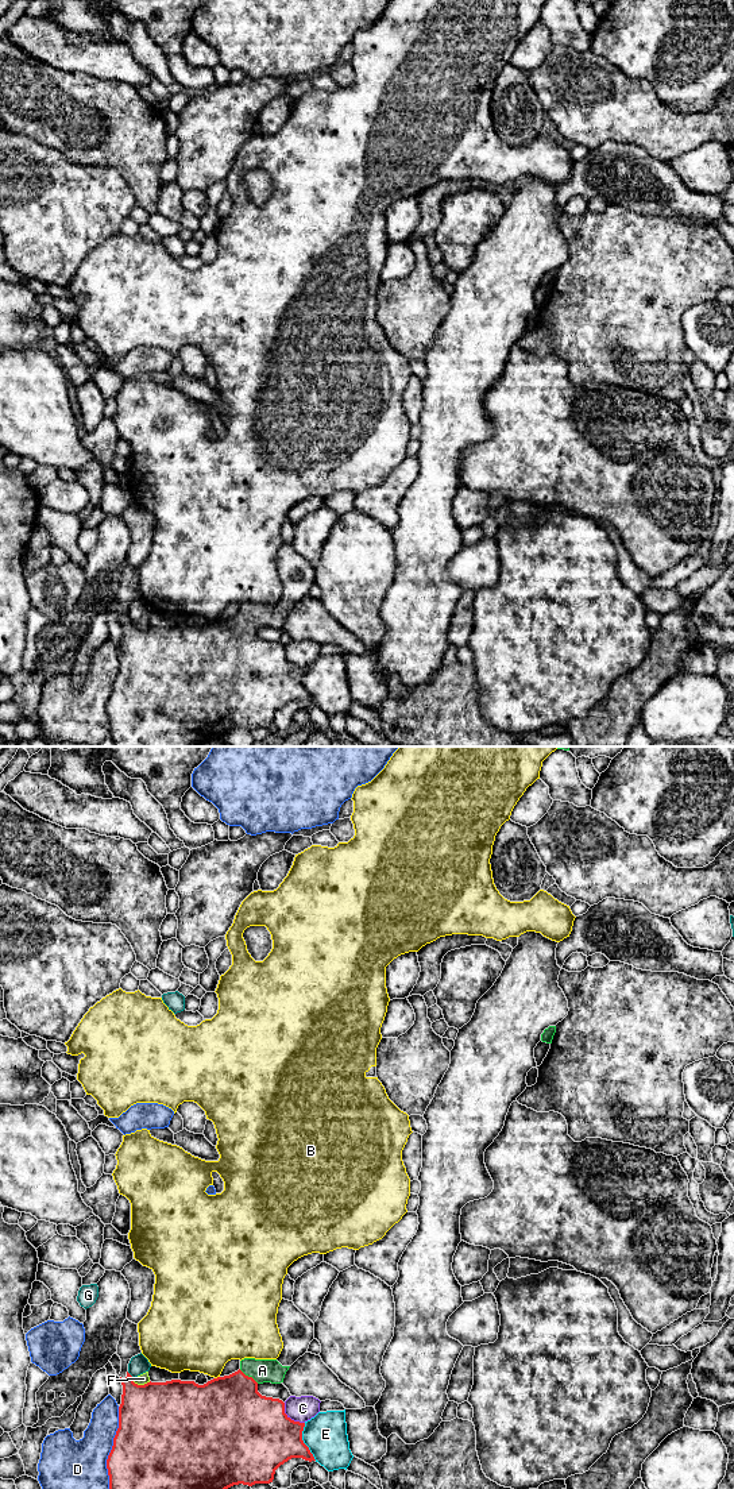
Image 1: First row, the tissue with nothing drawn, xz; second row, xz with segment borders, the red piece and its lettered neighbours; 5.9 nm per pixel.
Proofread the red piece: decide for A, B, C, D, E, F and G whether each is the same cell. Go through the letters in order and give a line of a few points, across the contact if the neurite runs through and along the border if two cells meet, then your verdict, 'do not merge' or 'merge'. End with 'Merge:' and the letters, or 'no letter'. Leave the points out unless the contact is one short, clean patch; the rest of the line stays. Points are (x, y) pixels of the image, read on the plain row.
A: line xz (228, 656), (247, 620), (262, 614); merge
B: do not merge
C: do not merge
D: do not merge
E: do not merge
F: do not merge
G: do not merge
Merge: A

